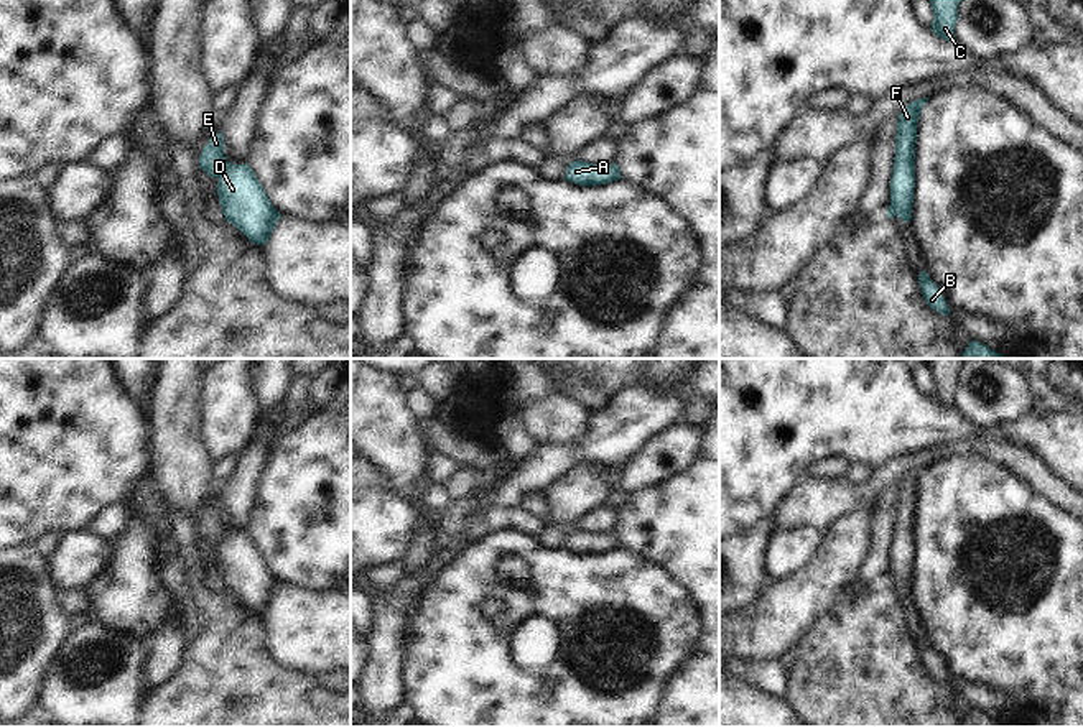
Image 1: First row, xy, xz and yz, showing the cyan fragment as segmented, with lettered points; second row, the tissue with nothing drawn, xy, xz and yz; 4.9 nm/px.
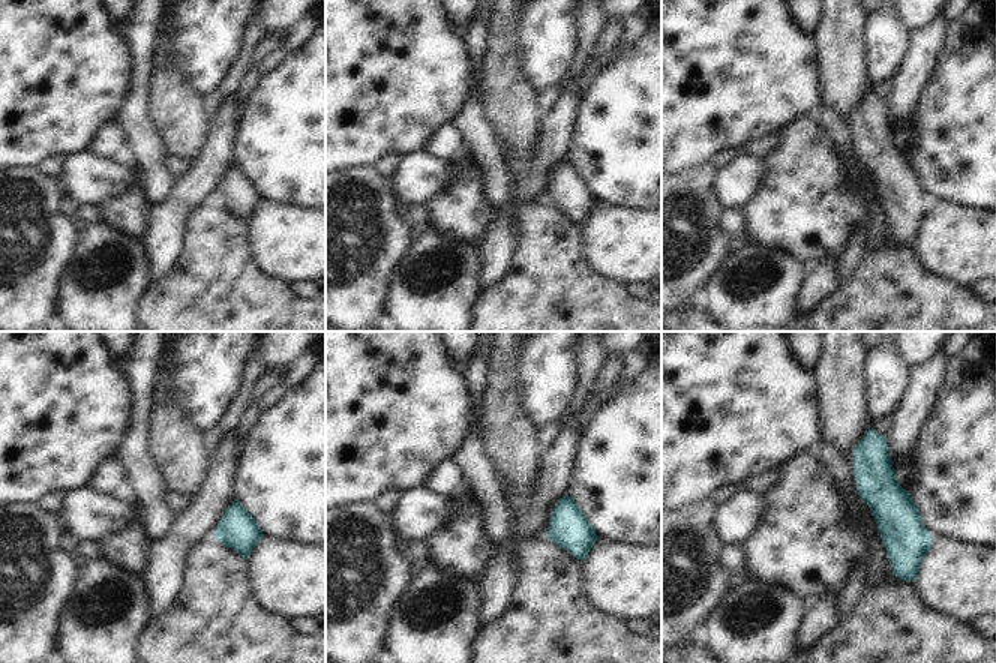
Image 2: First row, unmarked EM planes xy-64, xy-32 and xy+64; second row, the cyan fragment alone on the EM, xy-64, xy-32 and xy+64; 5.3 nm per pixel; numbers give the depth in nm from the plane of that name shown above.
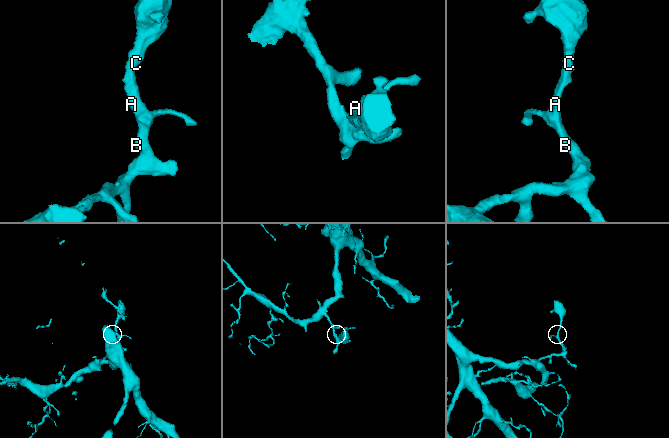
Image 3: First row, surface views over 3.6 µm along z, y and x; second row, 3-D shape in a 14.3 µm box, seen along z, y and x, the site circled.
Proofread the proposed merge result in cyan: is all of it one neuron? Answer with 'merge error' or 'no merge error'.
no merge error

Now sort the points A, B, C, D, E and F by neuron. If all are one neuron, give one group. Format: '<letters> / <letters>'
A B C D E F

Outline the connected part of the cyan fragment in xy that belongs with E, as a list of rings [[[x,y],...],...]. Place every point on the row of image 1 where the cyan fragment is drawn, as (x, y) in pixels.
[[[214,133],[199,156],[199,168],[217,178],[217,196],[225,220],[252,243],[268,242],[281,214],[270,202],[255,173],[245,164],[232,164],[224,156],[224,137]]]

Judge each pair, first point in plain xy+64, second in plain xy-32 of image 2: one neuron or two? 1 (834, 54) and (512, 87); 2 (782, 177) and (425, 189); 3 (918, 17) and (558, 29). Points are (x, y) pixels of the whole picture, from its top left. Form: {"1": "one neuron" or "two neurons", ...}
{"1": "one neuron", "2": "two neurons", "3": "two neurons"}

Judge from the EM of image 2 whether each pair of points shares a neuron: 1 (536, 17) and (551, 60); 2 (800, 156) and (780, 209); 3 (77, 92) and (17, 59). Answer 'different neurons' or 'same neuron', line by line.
1: same neuron
2: same neuron
3: same neuron

